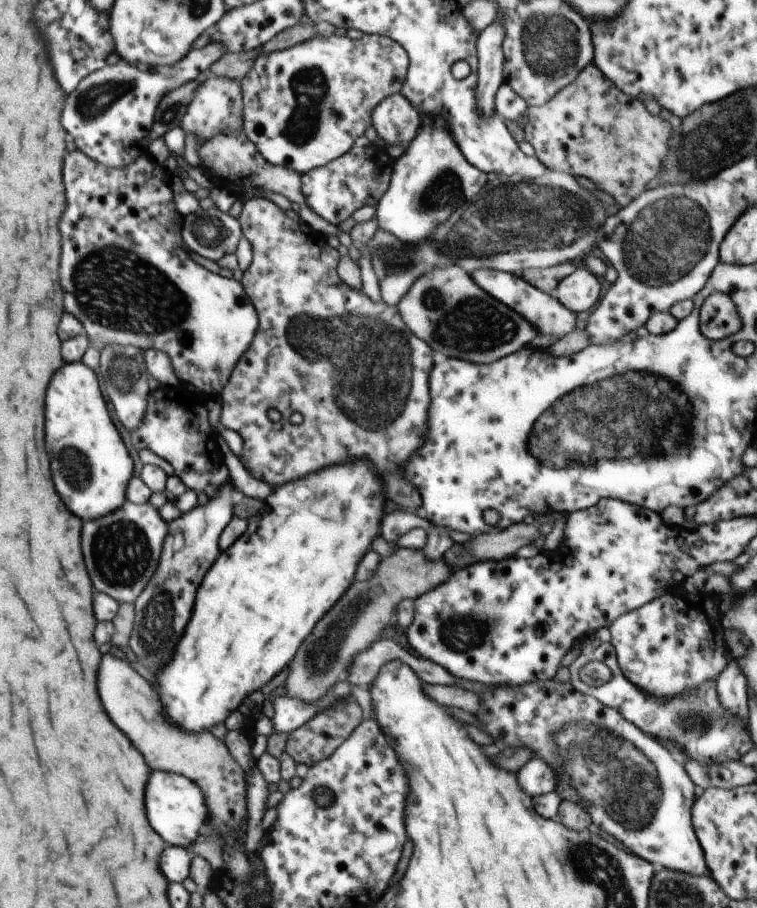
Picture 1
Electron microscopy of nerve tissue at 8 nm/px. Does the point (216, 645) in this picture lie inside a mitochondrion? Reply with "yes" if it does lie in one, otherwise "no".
no

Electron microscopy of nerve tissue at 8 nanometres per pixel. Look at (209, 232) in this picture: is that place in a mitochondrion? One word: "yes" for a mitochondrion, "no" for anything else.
yes

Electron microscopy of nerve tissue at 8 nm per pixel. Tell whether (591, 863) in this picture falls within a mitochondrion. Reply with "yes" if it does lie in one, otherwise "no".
yes

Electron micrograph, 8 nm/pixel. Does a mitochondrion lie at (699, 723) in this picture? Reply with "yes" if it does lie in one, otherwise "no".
yes

